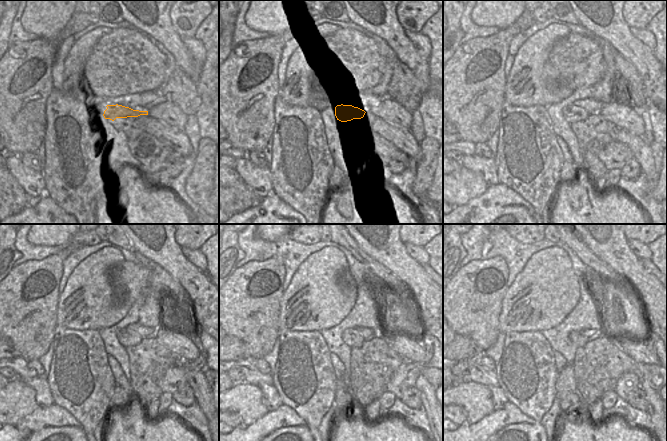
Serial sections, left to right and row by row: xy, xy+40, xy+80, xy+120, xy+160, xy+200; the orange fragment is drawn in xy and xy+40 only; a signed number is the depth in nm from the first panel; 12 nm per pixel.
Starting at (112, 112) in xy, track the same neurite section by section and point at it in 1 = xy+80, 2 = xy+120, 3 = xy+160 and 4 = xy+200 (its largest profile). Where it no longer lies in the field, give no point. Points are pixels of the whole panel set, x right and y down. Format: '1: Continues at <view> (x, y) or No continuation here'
1: Continues at xy+80 (571, 113)
2: Continues at xy+120 (126, 337)
3: Continues at xy+160 (351, 337)
4: Continues at xy+200 (578, 338)

